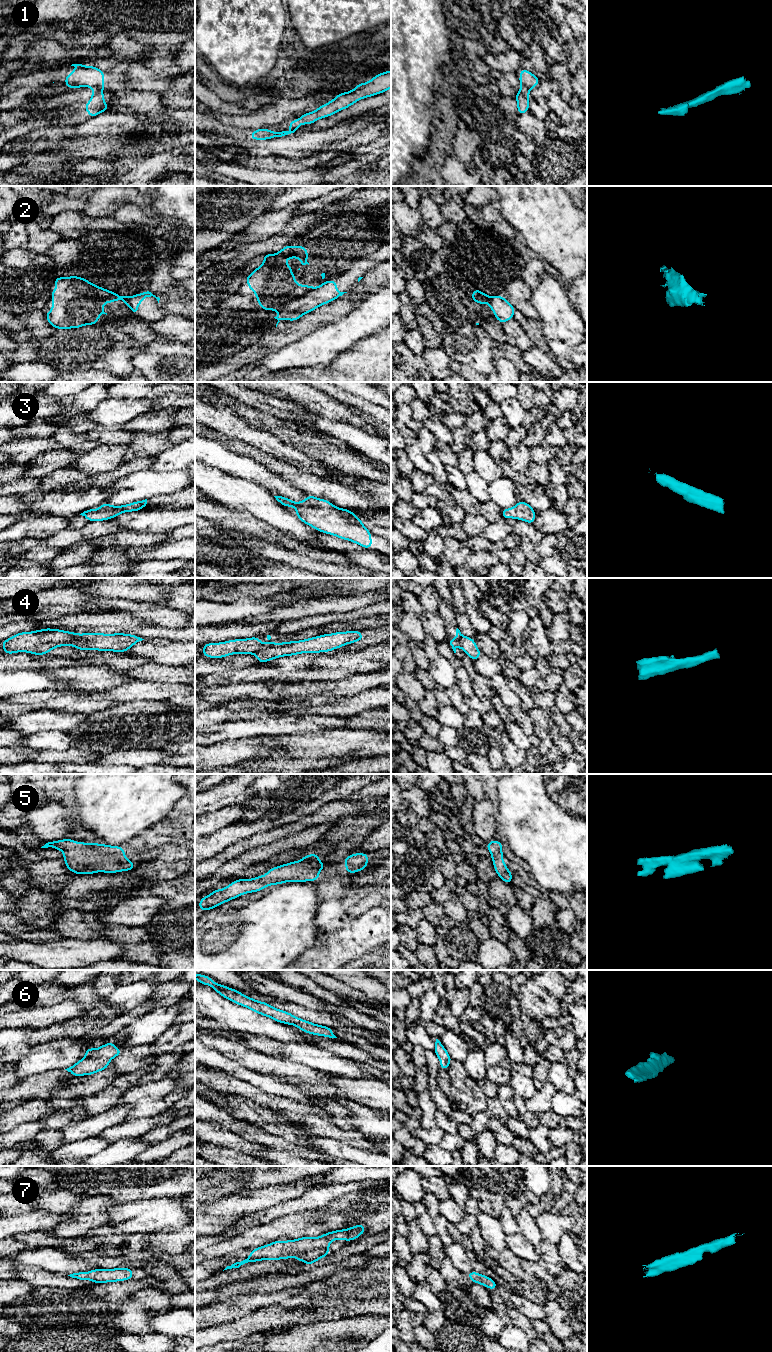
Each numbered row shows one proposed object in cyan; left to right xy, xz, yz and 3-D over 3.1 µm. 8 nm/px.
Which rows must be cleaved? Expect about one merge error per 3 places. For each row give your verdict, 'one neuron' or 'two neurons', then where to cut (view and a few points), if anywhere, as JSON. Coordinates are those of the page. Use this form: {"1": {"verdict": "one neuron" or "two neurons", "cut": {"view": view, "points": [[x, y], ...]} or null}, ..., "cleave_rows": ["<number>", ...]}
{"1": {"verdict": "two neurons", "cut": {"view": "xz", "points": [[298, 125], [291, 130]]}}, "2": {"verdict": "two neurons", "cut": {"view": "xz", "points": [[316, 288], [286, 302], [277, 309]]}}, "3": {"verdict": "one neuron", "cut": null}, "4": {"verdict": "two neurons", "cut": {"view": "xz", "points": [[290, 642], [284, 645], [268, 646], [253, 653]]}}, "5": {"verdict": "one neuron", "cut": null}, "6": {"verdict": "one neuron", "cut": null}, "7": {"verdict": "one neuron", "cut": null}, "cleave_rows": ["1", "2", "4"]}

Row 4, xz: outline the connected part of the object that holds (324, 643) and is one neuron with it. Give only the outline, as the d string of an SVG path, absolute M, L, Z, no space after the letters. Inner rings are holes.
M360 630L336 632L290 642L283 646L268 647L257 651L254 655L258 658L258 663L263 663L282 656L292 656L301 653L330 652L331 650L357 641L363 641L363 635Z

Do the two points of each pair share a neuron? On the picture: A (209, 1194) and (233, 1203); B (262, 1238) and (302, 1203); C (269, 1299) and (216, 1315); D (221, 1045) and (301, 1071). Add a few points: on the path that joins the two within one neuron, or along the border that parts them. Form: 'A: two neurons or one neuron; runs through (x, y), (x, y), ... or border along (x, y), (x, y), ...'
A: two neurons; border along (241, 1191), (205, 1202)
B: two neurons; border along (312, 1208), (284, 1215), (268, 1224)
C: one neuron; runs through (256, 1301), (248, 1303), (241, 1310), (229, 1310)
D: one neuron; runs through (241, 1054), (261, 1063), (281, 1068)

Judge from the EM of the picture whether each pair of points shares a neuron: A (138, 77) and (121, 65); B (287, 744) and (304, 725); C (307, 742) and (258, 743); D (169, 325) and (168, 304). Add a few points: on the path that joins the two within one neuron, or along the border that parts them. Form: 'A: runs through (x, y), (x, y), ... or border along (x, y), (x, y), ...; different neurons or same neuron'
A: border along (131, 64), (119, 76); different neurons
B: border along (319, 732), (282, 735), (280, 737); different neurons
C: border along (280, 737), (278, 750), (266, 756), (259, 756); different neurons
D: border along (166, 314), (177, 314), (184, 317); different neurons

